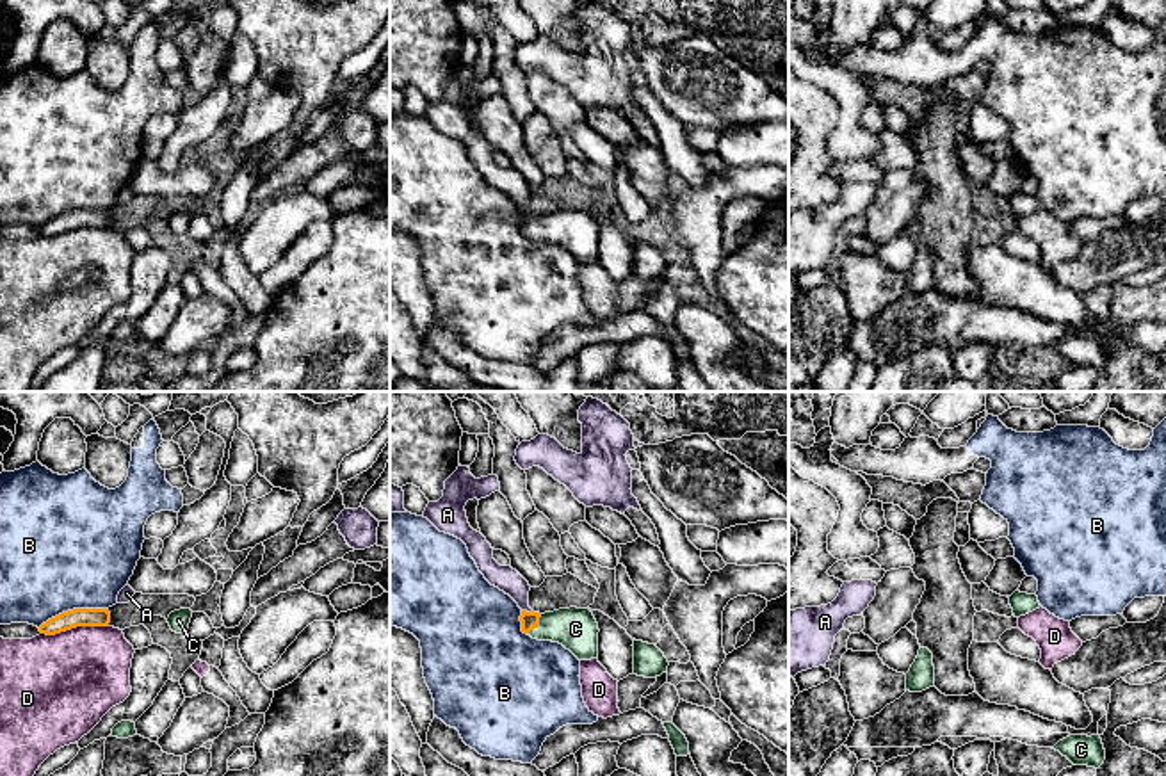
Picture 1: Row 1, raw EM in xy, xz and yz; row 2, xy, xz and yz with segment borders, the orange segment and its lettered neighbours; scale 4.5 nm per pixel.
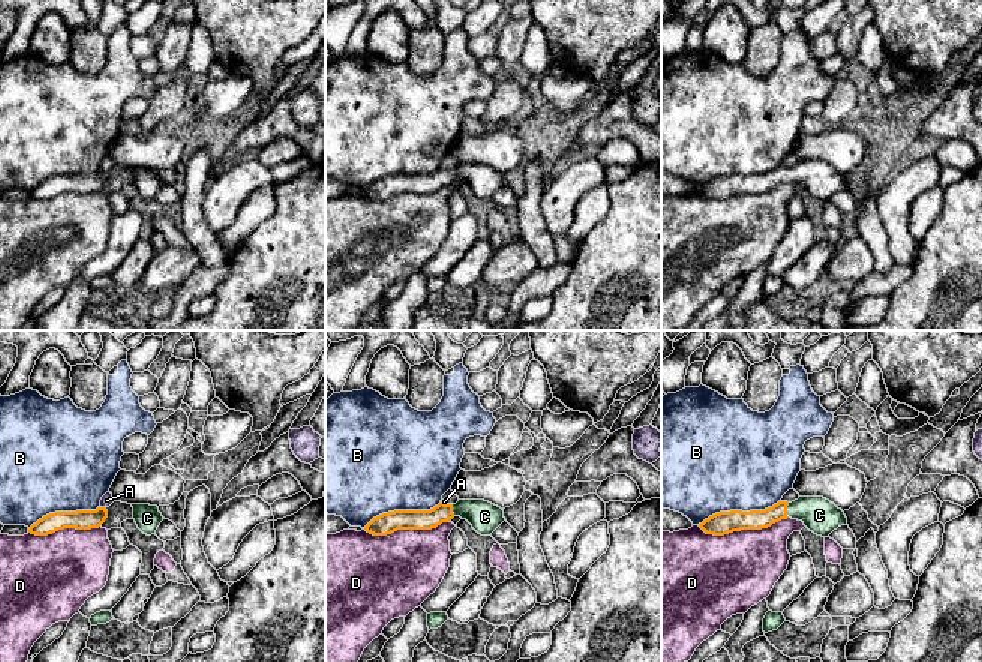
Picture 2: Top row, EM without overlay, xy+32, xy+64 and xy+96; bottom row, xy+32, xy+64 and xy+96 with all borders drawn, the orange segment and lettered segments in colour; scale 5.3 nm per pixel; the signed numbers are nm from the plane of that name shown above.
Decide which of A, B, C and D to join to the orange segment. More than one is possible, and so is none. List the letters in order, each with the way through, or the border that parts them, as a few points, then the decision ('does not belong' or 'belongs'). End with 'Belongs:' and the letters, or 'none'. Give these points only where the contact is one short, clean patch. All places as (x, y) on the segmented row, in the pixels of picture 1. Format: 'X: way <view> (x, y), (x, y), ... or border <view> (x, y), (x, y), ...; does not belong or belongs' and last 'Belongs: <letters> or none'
A: border xz (522, 609), (533, 611); does not belong
B: does not belong
C: way xz (529, 620), (538, 625), (575, 629); belongs
D: does not belong
Belongs: C

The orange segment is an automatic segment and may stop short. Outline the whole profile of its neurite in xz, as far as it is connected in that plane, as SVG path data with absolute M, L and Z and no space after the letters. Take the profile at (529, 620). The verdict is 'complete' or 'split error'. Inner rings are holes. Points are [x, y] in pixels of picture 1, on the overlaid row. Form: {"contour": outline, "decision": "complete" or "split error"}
{"contour": "M559 609L554 612L527 612L520 616L522 632L538 641L563 644L579 660L598 659L598 623L589 609Z", "decision": "split error"}

